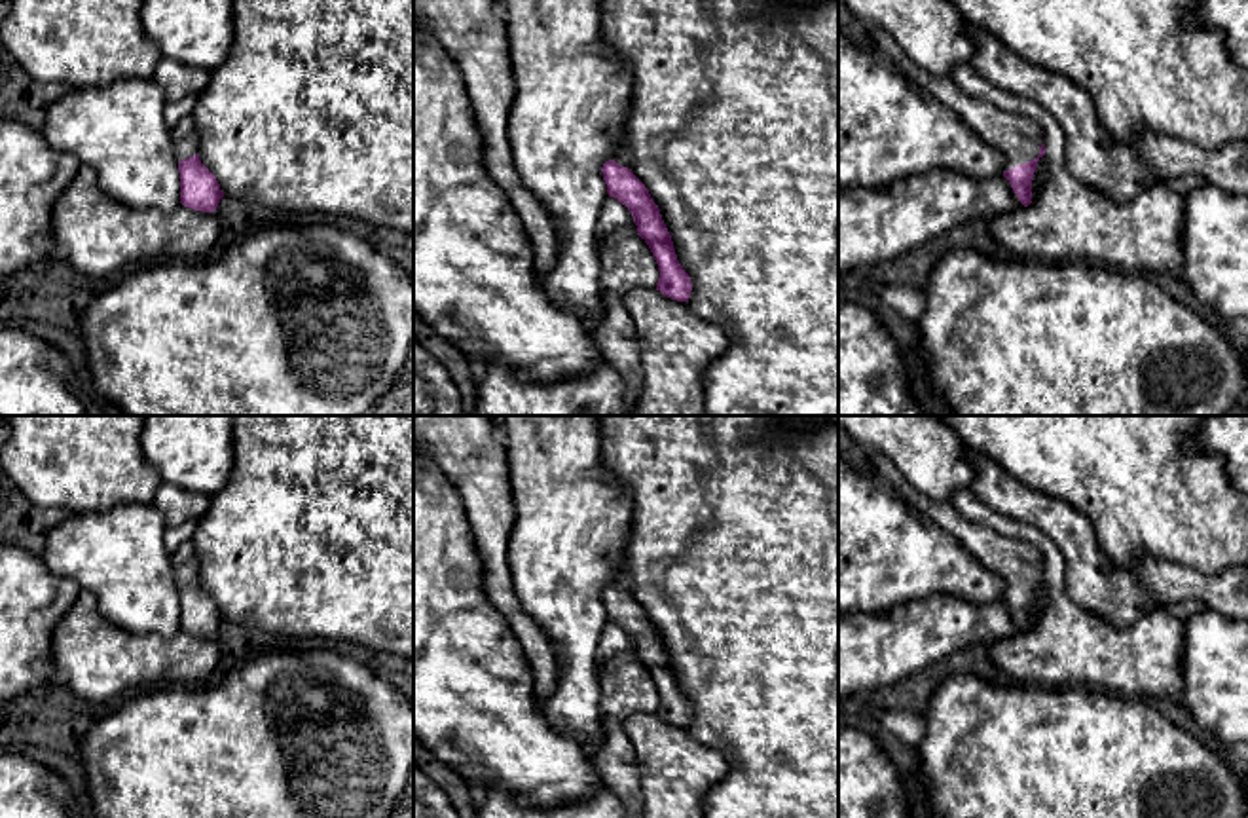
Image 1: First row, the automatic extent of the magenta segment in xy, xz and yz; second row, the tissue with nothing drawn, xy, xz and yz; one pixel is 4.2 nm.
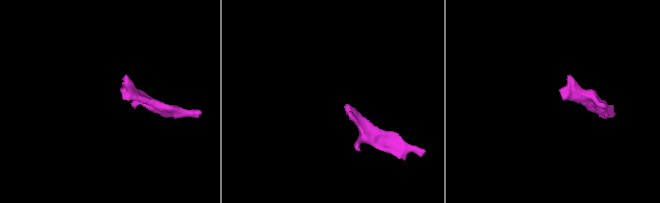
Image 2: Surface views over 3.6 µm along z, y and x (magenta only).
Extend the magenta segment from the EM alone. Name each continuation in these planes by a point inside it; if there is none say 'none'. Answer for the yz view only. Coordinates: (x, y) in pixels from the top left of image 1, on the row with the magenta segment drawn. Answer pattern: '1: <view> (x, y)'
1: yz (1019, 139)

